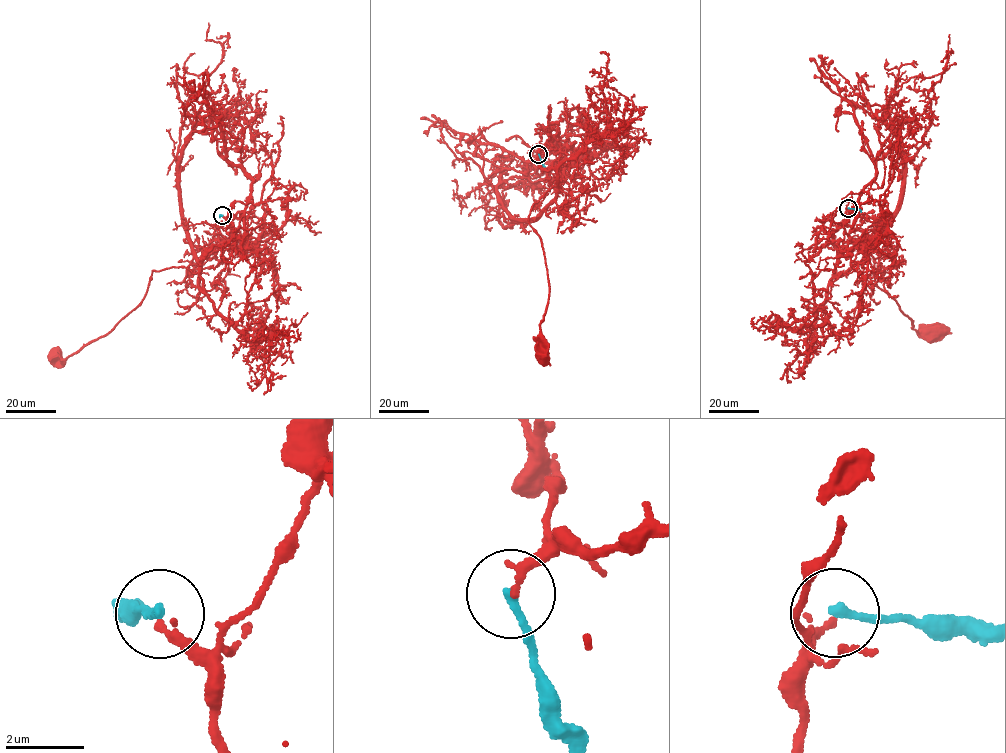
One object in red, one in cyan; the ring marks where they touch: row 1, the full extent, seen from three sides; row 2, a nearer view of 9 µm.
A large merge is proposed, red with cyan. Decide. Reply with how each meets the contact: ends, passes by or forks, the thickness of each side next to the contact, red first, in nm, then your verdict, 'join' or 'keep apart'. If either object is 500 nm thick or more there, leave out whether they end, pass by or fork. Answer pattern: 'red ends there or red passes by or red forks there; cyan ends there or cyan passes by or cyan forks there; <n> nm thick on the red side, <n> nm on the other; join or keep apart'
red ends there; cyan ends there; 200 nm thick on the red side, 200 nm on the other; join

